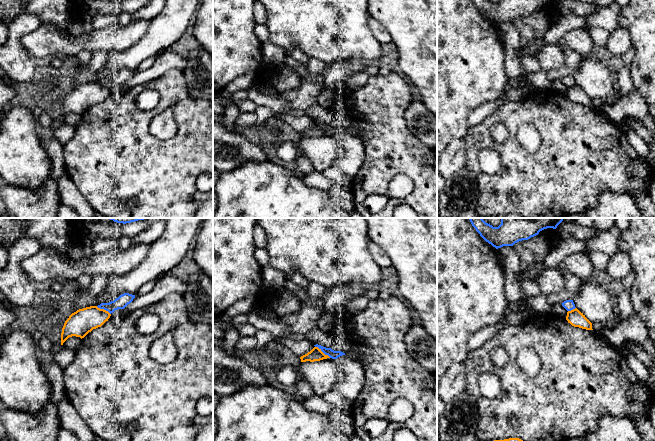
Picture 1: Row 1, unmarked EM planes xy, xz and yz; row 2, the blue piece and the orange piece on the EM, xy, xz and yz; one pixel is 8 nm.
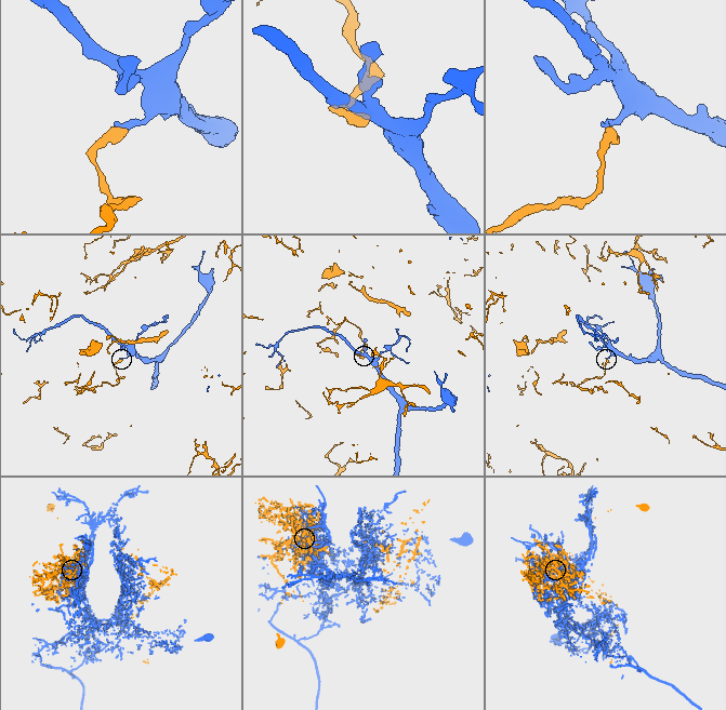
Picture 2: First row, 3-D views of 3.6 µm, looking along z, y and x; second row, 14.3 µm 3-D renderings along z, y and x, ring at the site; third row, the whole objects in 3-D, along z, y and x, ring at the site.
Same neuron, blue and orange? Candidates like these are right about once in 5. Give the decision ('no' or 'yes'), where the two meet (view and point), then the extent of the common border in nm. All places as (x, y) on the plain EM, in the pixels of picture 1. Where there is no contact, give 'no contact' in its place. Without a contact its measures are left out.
no; meets blue in xz at (323, 128); contact 160 nm long

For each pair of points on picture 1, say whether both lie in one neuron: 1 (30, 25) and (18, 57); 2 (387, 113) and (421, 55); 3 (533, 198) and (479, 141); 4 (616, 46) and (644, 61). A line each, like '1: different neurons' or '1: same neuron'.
1: same neuron
2: different neurons
3: same neuron
4: different neurons

